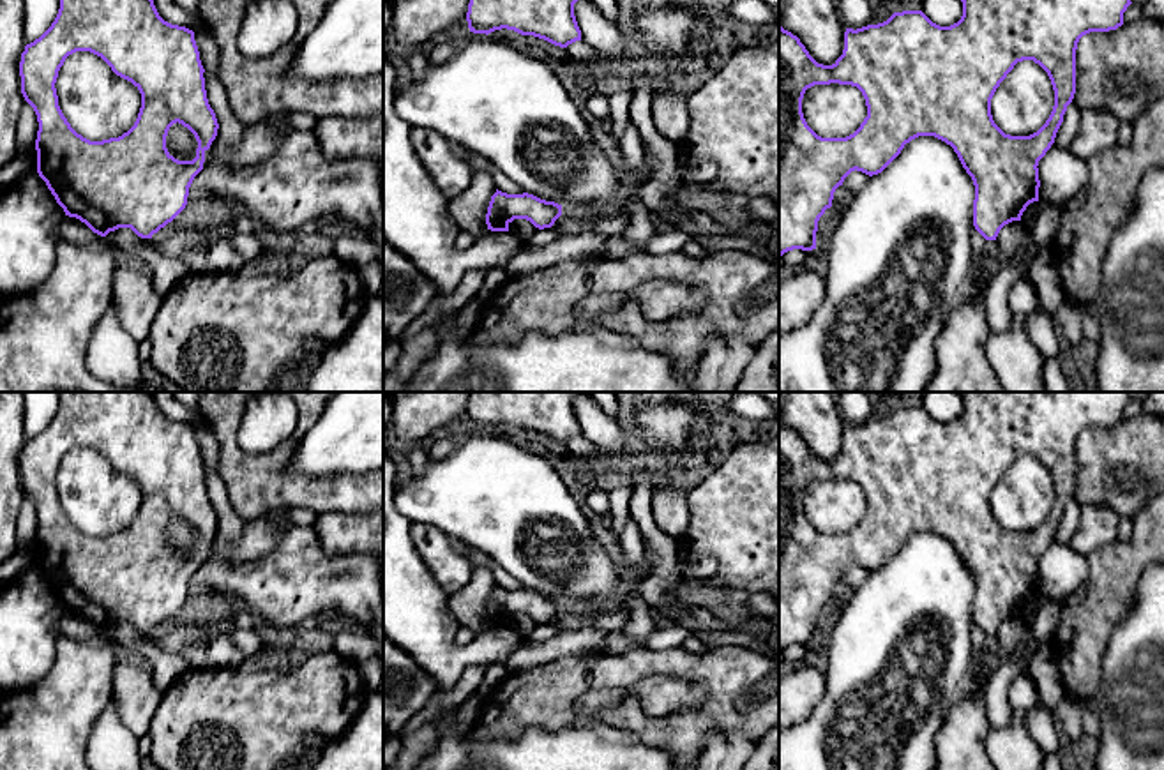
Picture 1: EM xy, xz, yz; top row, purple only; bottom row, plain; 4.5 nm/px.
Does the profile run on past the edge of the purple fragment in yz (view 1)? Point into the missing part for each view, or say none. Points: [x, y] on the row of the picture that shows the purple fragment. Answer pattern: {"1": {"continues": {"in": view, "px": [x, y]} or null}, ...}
{"1": {"continues": null}}

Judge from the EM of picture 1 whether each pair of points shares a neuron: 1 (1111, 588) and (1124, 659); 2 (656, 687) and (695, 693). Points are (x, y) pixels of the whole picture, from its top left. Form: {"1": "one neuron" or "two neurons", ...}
{"1": "two neurons", "2": "one neuron"}

